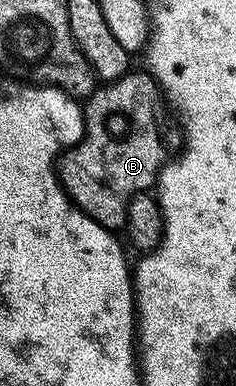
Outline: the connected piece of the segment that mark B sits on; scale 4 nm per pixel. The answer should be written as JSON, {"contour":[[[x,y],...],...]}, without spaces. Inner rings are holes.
{"contour":[[[130,72],[125,78],[101,85],[87,99],[83,107],[84,138],[67,151],[58,163],[60,184],[72,203],[113,232],[123,231],[127,227],[128,206],[140,195],[147,195],[157,189],[160,172],[166,165],[164,134],[160,131],[160,109],[166,106],[166,99],[151,73],[136,73]]]}

